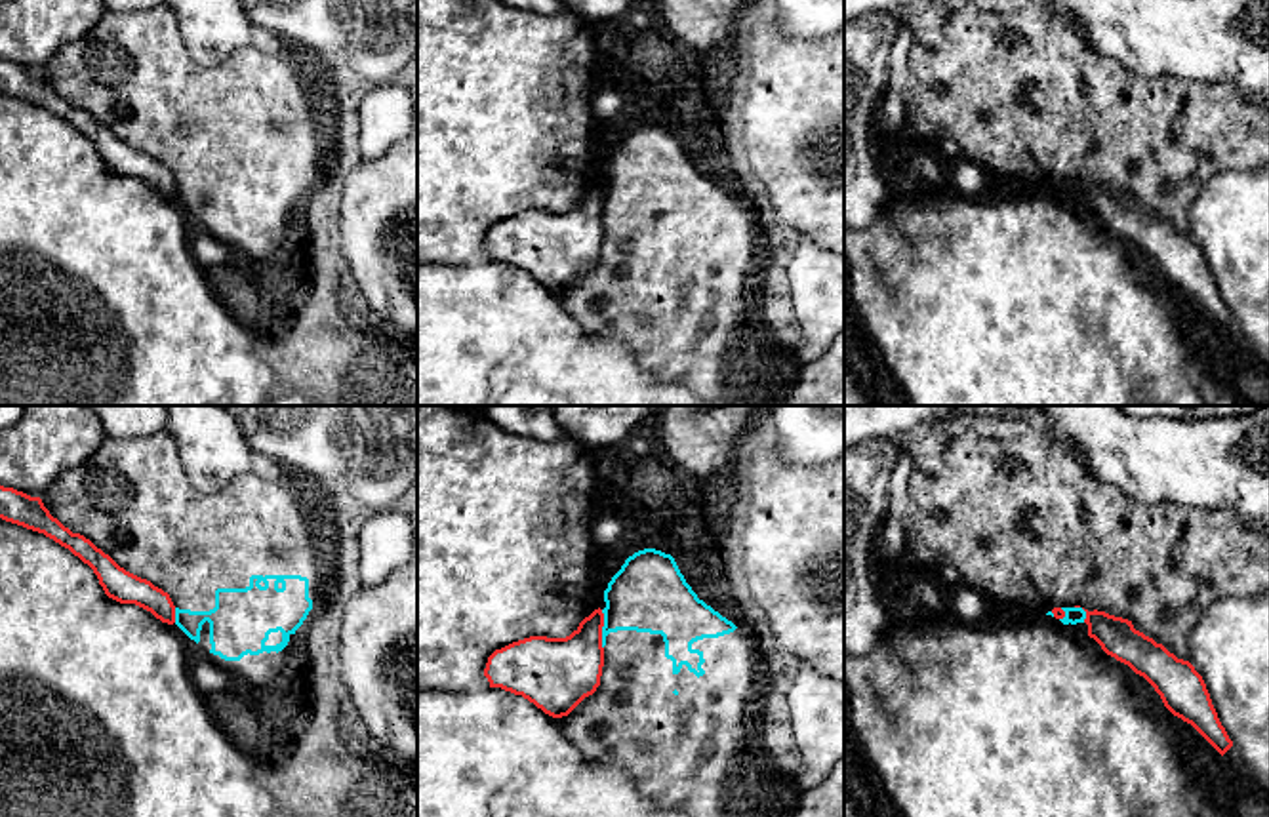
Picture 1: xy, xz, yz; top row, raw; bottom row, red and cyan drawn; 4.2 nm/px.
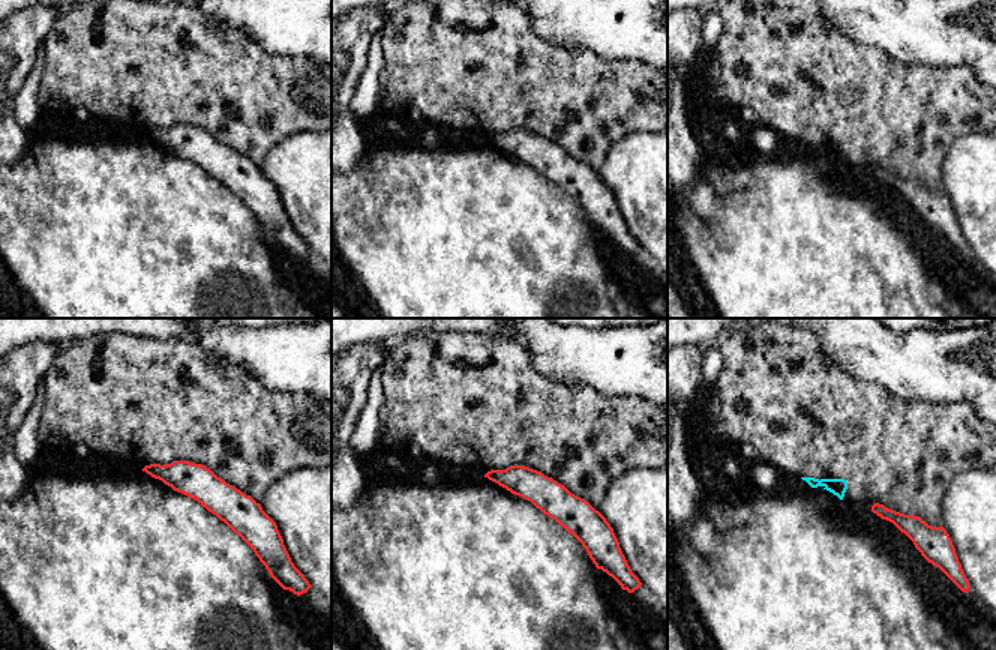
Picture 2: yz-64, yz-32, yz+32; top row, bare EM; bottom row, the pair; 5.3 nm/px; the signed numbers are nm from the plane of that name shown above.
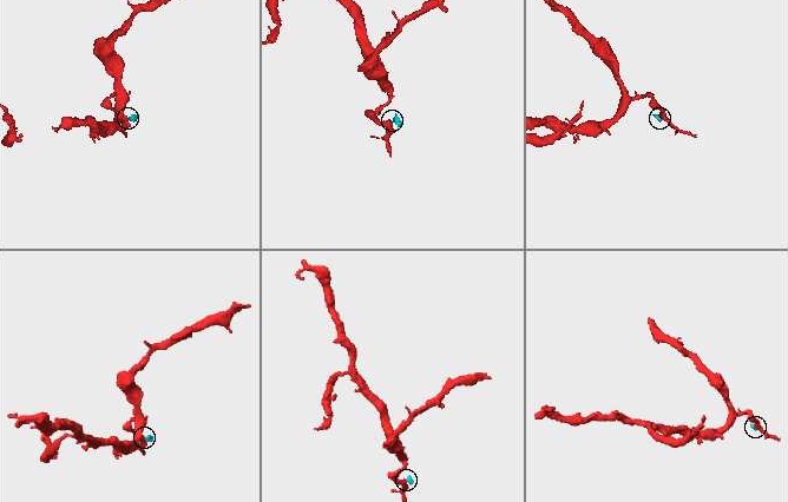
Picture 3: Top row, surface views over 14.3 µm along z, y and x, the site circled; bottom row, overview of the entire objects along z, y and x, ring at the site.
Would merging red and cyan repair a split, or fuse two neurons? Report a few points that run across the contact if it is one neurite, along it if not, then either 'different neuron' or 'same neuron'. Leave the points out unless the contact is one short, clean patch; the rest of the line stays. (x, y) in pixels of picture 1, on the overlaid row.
different neuron

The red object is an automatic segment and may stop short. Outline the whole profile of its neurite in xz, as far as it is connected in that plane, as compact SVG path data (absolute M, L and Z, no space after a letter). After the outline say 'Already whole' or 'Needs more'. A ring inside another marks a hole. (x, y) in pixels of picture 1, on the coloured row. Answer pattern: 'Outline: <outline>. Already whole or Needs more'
Outline: M594 609L566 638L530 636L495 649L486 663L490 687L522 695L553 718L568 716L600 686L604 613Z. Already whole

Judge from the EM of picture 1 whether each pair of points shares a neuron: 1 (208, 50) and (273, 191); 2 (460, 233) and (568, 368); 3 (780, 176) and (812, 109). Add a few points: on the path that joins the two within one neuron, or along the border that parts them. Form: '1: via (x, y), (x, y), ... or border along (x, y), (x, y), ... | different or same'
1: border along (180, 35), (185, 50), (206, 65), (248, 42) | different
2: border along (488, 259), (477, 265), (439, 263) | different
3: via (797, 159), (799, 147), (812, 134), (812, 126) | same

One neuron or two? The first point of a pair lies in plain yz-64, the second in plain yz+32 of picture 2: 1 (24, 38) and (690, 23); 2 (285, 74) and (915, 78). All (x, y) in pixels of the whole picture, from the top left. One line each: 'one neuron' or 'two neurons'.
1: one neuron
2: one neuron

